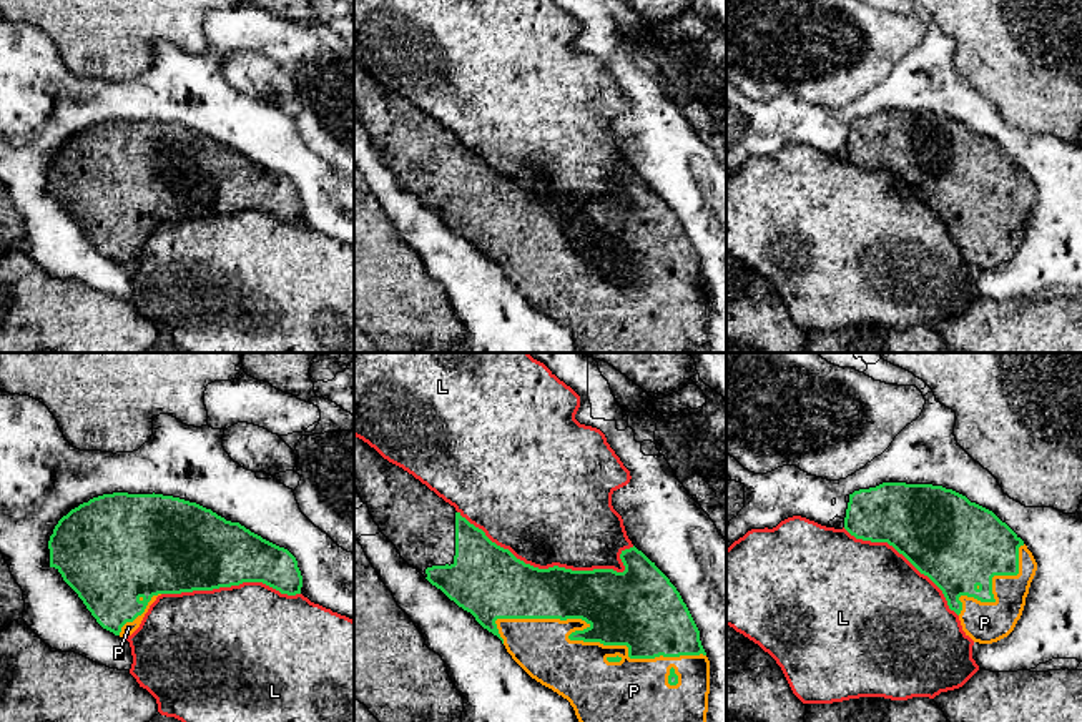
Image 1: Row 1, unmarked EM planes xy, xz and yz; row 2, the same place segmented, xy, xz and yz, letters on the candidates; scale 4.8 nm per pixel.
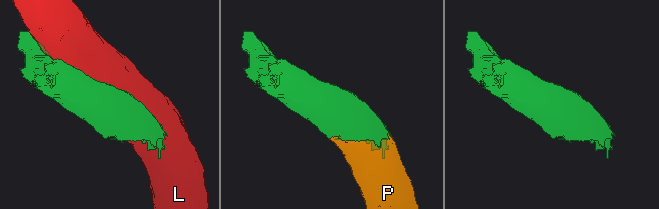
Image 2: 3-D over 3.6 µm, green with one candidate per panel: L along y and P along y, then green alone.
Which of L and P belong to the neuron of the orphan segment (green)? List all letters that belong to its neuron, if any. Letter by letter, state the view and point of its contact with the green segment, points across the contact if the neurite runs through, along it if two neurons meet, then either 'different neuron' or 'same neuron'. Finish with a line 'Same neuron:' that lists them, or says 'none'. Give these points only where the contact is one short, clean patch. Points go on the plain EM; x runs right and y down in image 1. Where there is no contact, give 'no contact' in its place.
L: xz (555, 193) | different neuron
P: xz (584, 268) | same neuron
Same neuron: P

